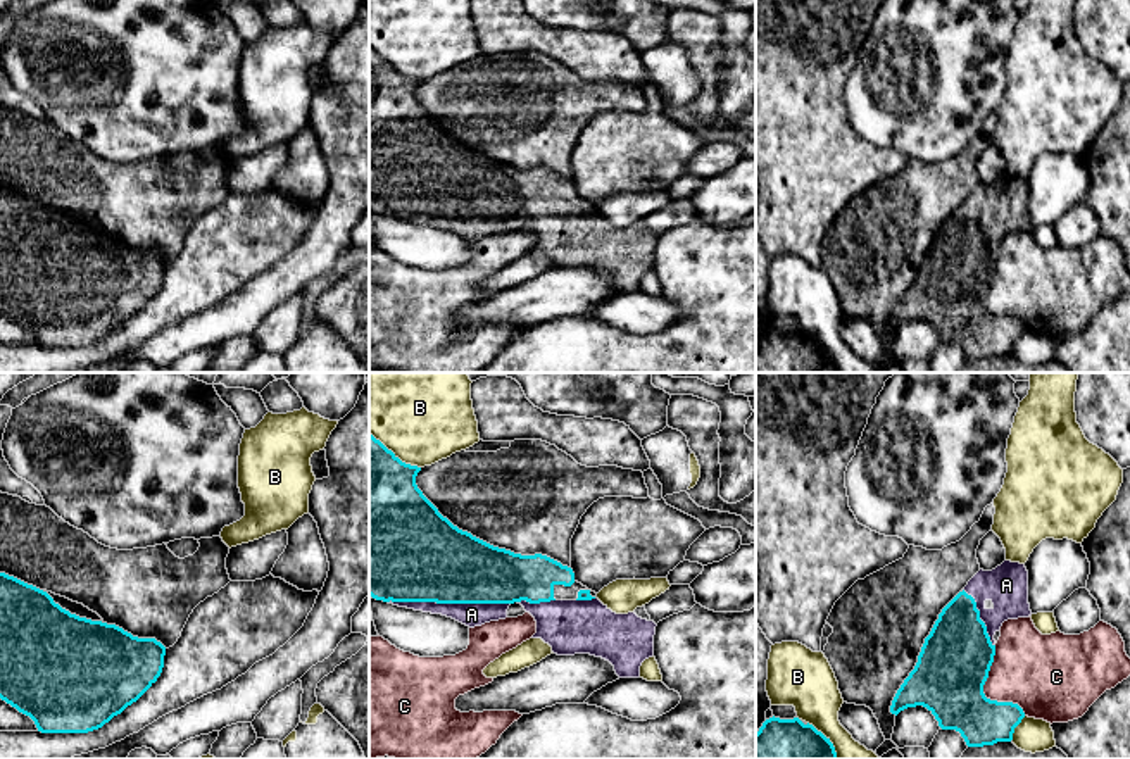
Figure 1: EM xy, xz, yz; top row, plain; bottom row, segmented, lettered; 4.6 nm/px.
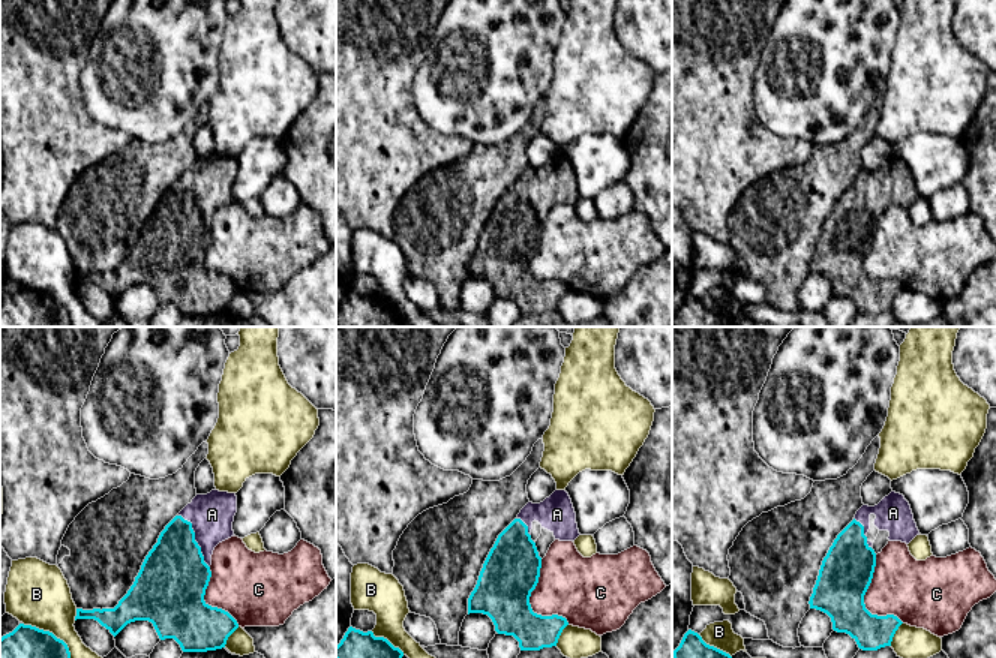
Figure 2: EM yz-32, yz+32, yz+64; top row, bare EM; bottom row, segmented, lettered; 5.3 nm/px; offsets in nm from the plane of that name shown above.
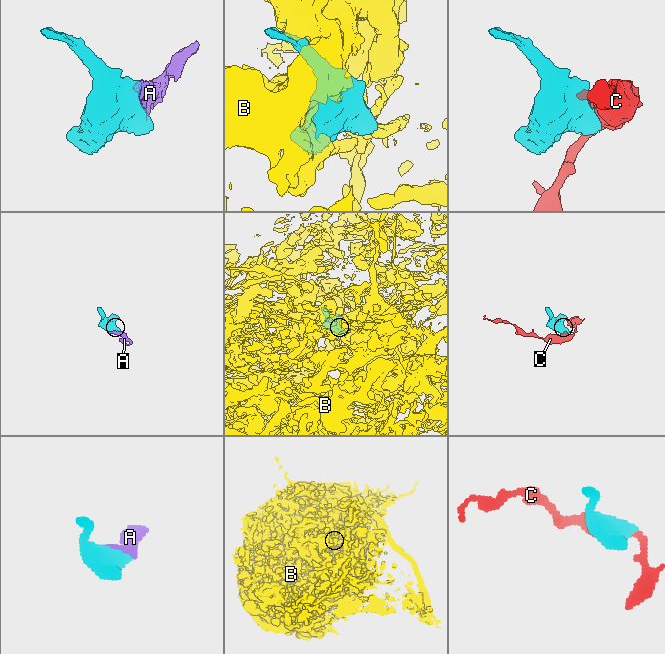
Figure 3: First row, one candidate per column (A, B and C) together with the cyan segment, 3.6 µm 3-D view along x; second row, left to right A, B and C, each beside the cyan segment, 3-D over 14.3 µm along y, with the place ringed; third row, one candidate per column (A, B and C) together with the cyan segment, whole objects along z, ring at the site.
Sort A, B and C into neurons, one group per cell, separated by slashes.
A / B / C

